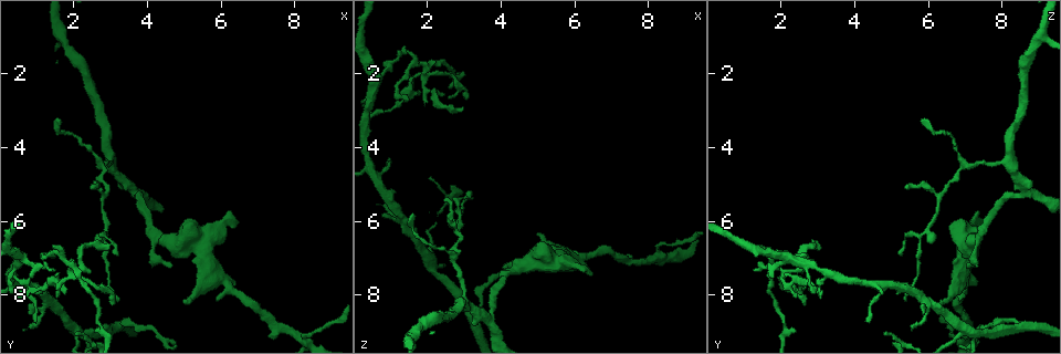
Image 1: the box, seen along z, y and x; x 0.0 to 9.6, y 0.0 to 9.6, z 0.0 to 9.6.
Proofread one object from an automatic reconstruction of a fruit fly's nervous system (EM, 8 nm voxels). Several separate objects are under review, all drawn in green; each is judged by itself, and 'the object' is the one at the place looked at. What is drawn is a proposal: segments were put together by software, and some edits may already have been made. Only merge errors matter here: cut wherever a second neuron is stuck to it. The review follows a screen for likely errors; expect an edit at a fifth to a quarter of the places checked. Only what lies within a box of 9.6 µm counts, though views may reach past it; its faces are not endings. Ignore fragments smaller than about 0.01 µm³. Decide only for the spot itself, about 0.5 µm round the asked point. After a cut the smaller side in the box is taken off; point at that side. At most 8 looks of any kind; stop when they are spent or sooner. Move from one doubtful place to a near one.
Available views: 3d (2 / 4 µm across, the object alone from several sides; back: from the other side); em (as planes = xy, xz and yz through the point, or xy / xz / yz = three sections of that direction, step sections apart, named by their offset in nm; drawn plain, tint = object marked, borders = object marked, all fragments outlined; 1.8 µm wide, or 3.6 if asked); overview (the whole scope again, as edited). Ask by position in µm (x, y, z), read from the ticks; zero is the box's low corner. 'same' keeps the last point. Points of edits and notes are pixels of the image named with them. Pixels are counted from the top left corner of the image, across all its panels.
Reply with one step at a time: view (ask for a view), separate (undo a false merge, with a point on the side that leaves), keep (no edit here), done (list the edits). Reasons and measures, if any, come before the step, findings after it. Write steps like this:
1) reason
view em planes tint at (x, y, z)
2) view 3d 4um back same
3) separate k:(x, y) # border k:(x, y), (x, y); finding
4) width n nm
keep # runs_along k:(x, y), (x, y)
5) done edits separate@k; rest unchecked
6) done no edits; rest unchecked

view 3d 2um at (3.55, 5.15, 8.55)

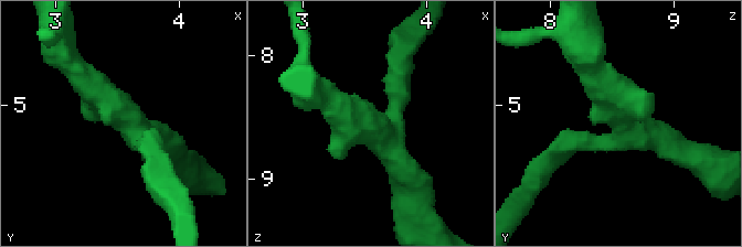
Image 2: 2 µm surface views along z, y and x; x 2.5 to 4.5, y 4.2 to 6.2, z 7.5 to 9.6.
arms 3; arm_widths 200, 240, 260 nm; need the tissue
view em yz step 8 tint at (3.64, 5.22, 8.60)

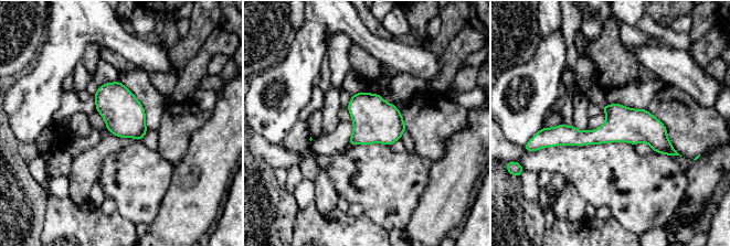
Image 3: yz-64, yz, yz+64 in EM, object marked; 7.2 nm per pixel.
keep # runs_along 3:(549, 132), (651, 132), (673, 152); continuous, no second neuron

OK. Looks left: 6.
four arms meet
view 3d 4um at (2.00, 8.95, 7.00)

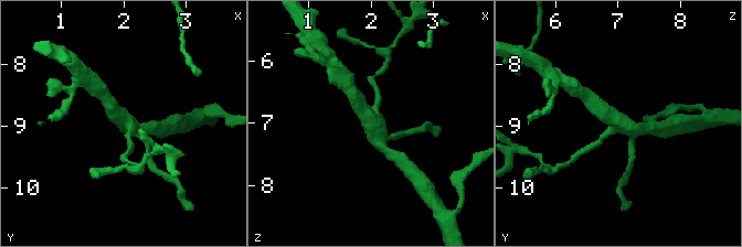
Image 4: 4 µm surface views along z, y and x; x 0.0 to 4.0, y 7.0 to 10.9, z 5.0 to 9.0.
arms 4
view em planes tint at (1.95, 8.95, 6.95)

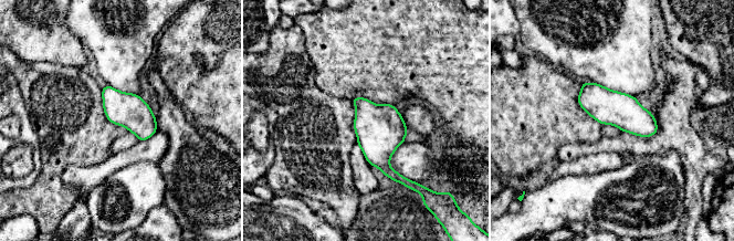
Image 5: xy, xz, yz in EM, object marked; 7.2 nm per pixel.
keep # one neuron here

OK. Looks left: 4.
view em planes tint at (0.95, 7.80, 3.05)

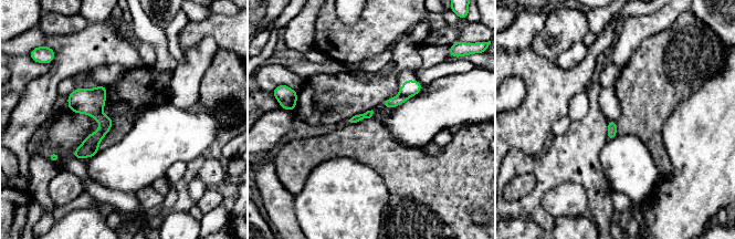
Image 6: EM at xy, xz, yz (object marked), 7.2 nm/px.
width 60 nm
separate 6:(410, 87) # border 6:(399, 94), (409, 96); a second neuron is stuck on

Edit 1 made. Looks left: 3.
done edits separate@6; rest unchecked

